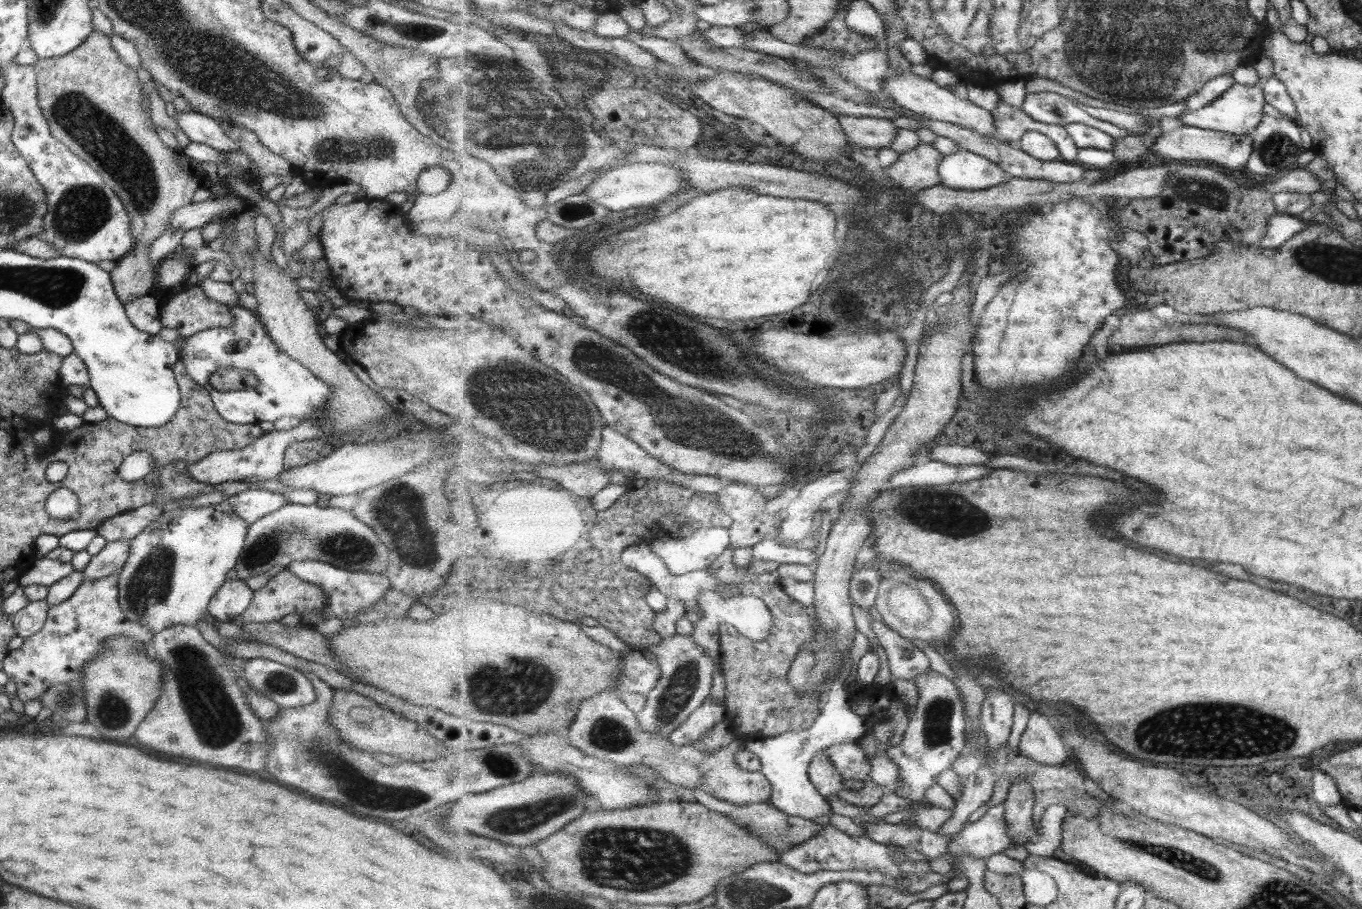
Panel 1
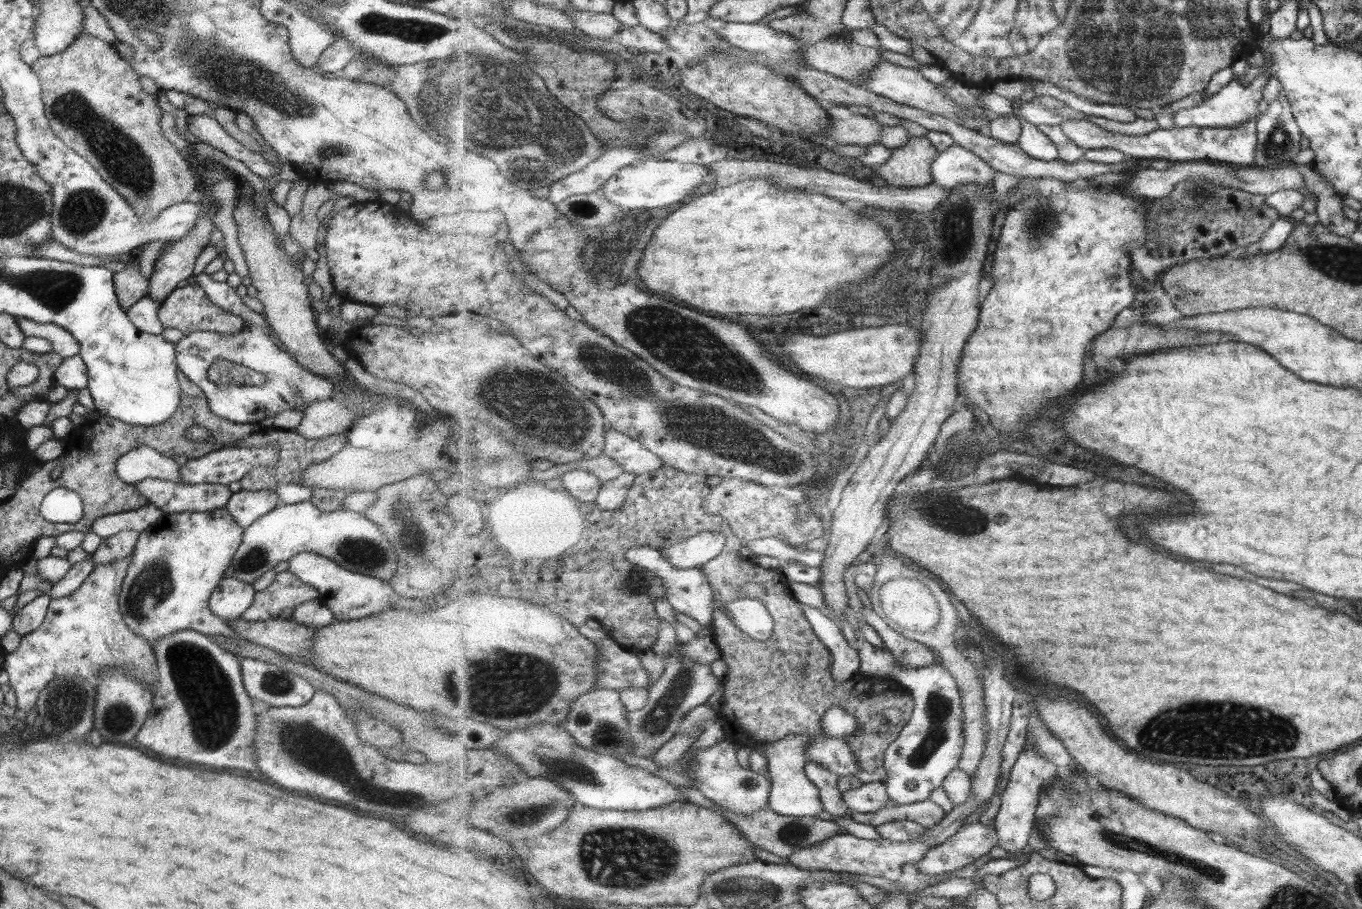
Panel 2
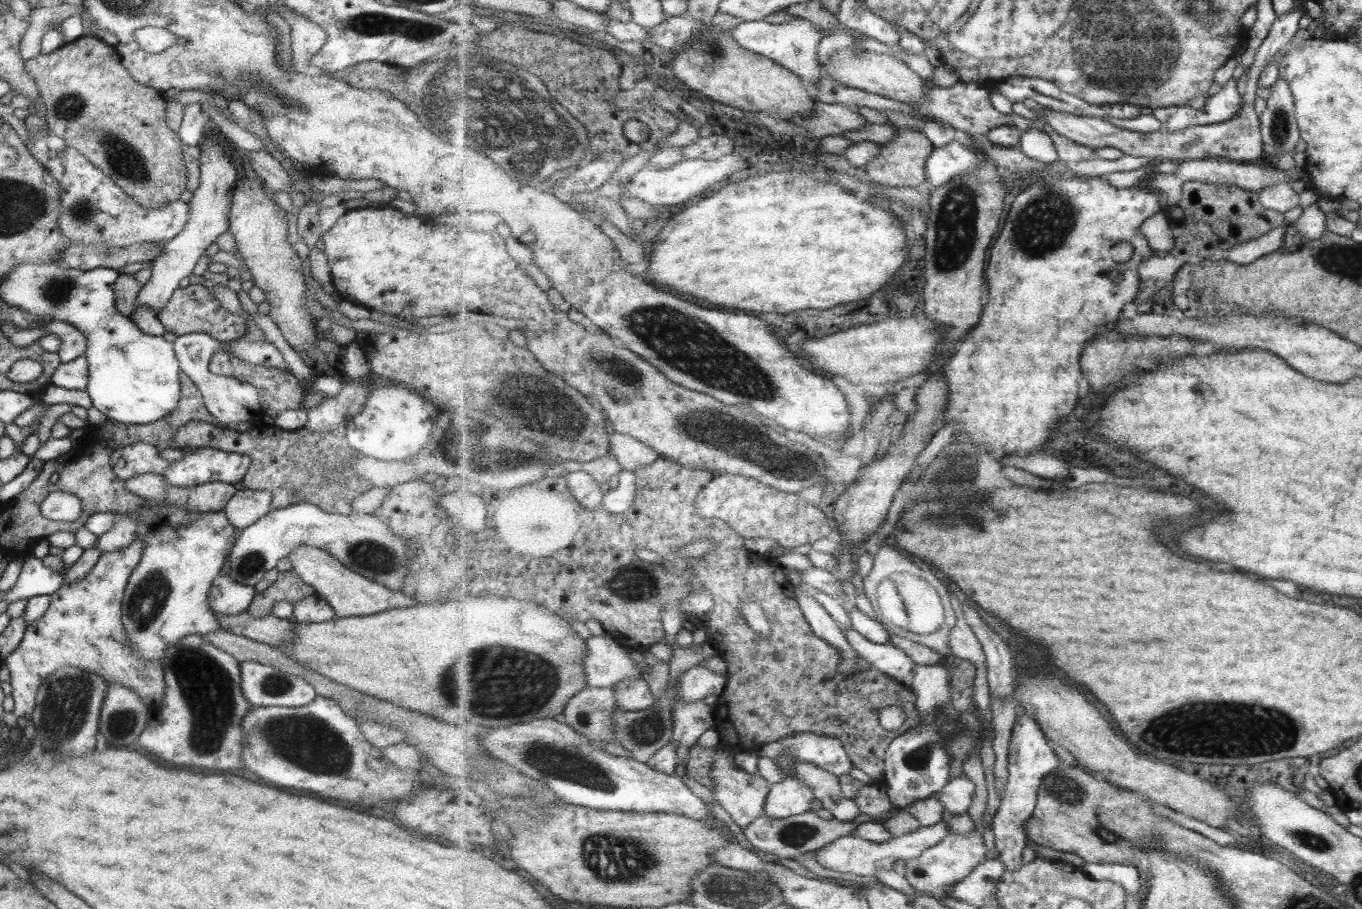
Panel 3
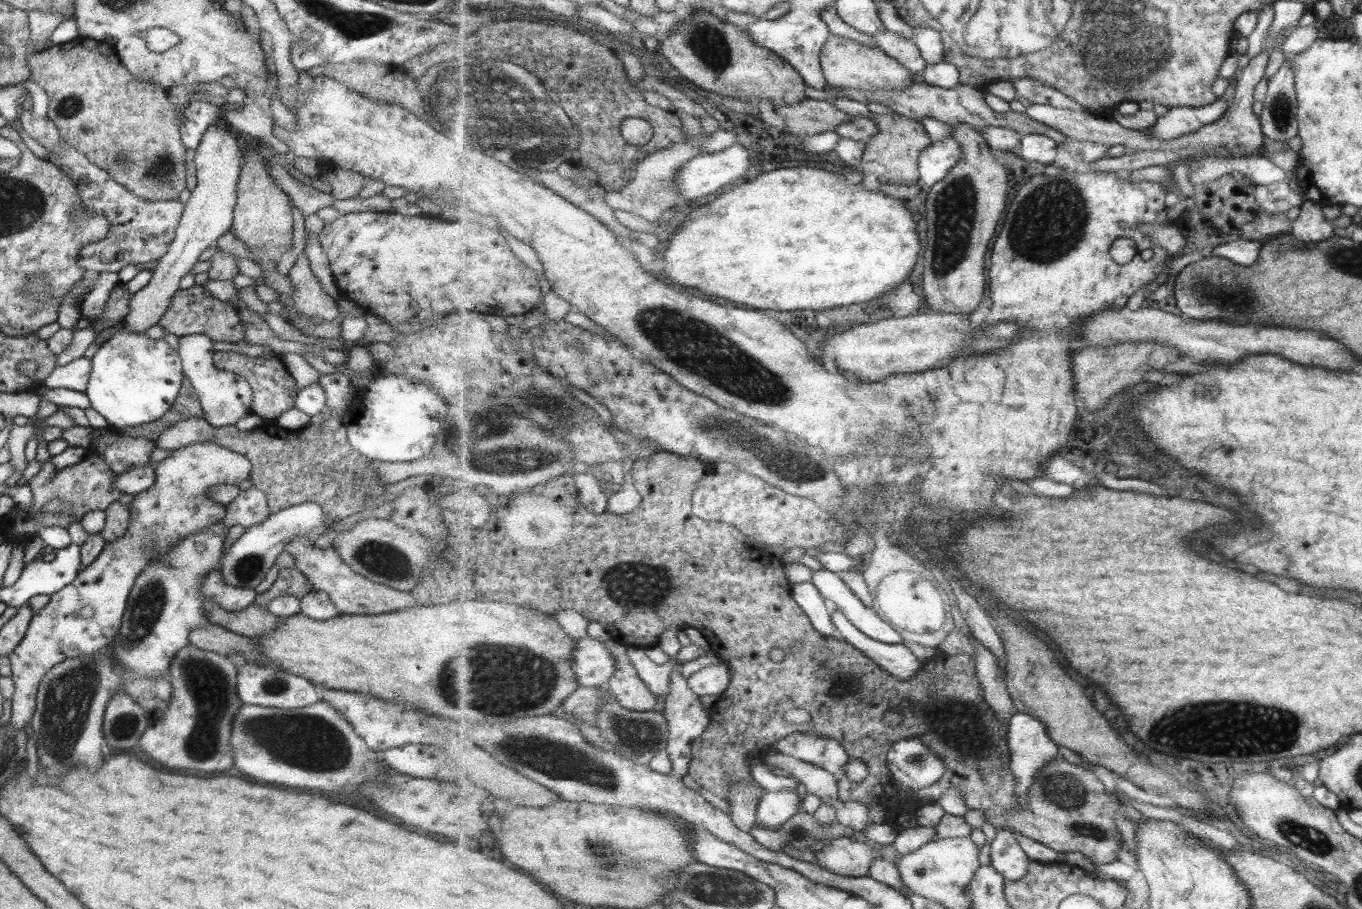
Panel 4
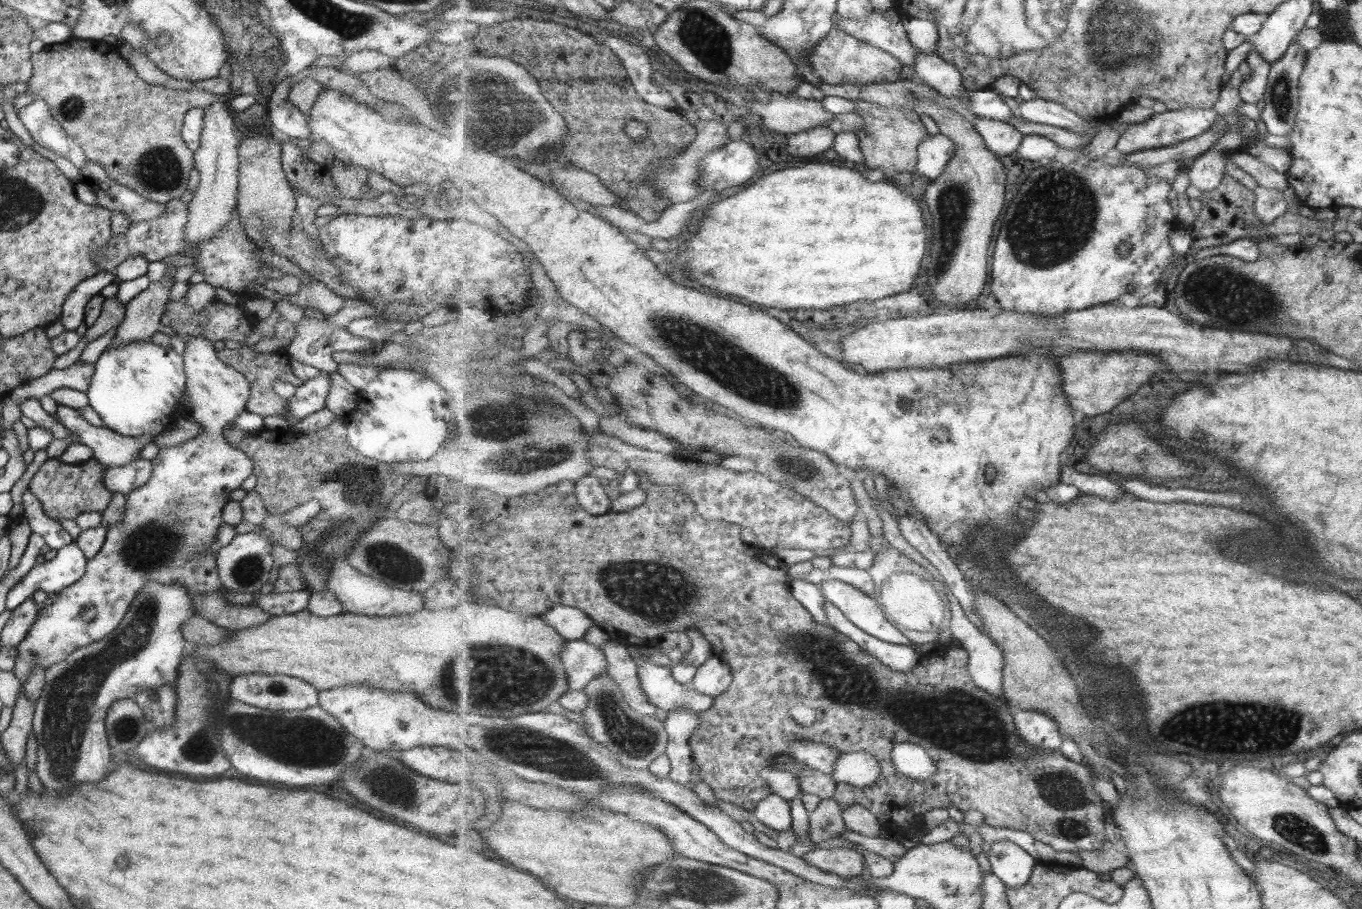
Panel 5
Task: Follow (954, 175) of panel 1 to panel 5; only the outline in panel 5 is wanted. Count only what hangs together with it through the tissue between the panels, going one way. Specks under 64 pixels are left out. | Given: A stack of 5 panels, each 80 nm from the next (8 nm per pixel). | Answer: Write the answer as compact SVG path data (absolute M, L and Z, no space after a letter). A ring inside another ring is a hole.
M930 134L918 148L918 174L930 182L938 180L953 160L955 149L955 143L947 135Z

